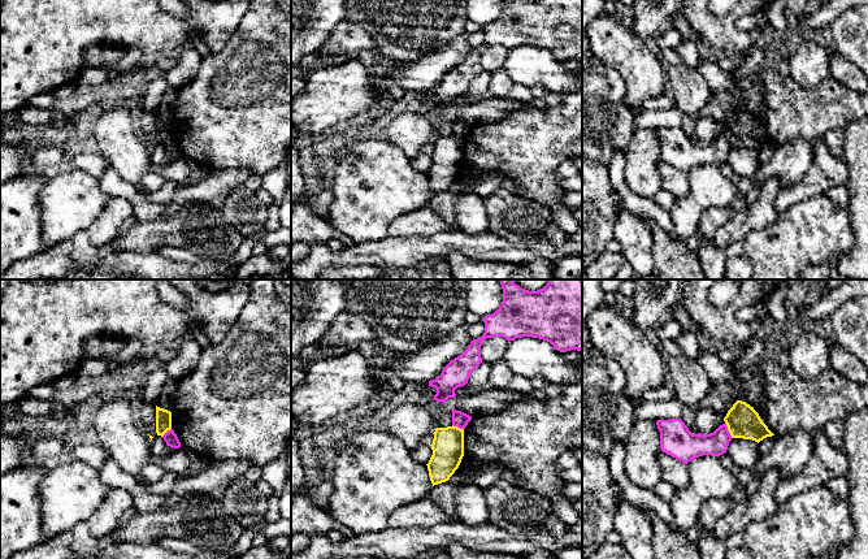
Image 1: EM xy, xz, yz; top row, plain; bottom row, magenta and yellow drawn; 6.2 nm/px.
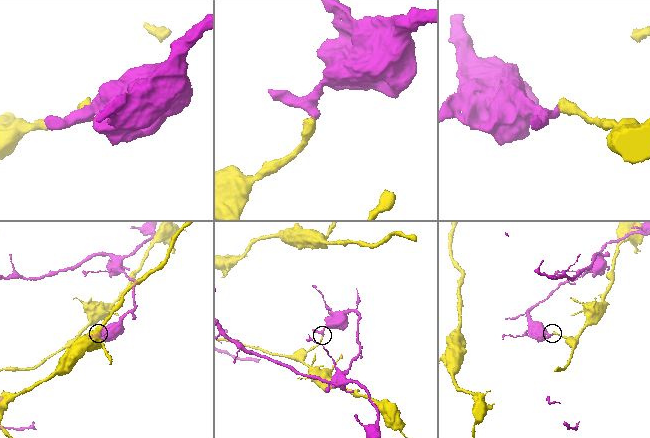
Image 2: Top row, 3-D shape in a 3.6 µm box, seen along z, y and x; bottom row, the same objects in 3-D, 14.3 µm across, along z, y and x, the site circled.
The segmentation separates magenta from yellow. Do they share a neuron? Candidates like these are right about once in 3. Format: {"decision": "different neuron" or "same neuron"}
{"decision": "different neuron"}

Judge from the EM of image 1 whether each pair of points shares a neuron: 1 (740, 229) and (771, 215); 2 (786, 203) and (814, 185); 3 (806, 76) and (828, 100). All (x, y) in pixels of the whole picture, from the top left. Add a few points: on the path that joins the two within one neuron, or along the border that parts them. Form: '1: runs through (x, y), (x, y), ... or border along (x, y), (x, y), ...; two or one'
1: runs through (747, 221), (751, 217), (763, 215); one
2: runs through (793, 196), (807, 187); one
3: border along (829, 76), (812, 87), (799, 87), (789, 77); two

